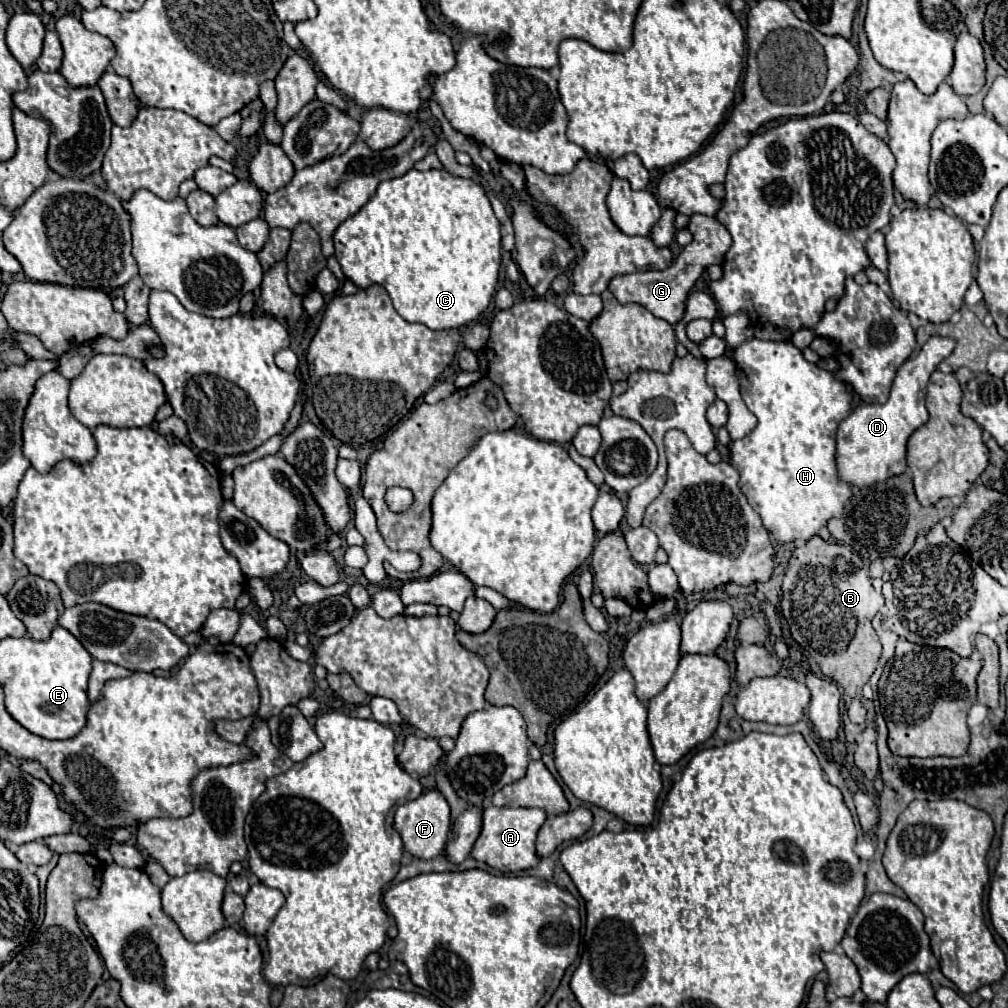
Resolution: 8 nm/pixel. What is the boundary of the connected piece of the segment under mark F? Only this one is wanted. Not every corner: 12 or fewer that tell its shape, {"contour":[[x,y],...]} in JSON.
{"contour":[[440,791],[400,805],[394,829],[418,859],[442,853],[450,807]]}

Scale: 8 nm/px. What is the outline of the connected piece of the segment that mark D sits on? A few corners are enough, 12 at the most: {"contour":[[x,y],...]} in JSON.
{"contour":[[930,337],[882,405],[858,405],[836,437],[838,479],[872,487],[906,471],[928,421],[930,373],[954,349]]}

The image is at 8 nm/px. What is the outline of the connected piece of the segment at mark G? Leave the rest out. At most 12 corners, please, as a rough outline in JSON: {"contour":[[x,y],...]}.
{"contour":[[690,215],[694,241],[664,271],[616,275],[608,289],[674,325],[694,281],[732,245],[726,227]]}

